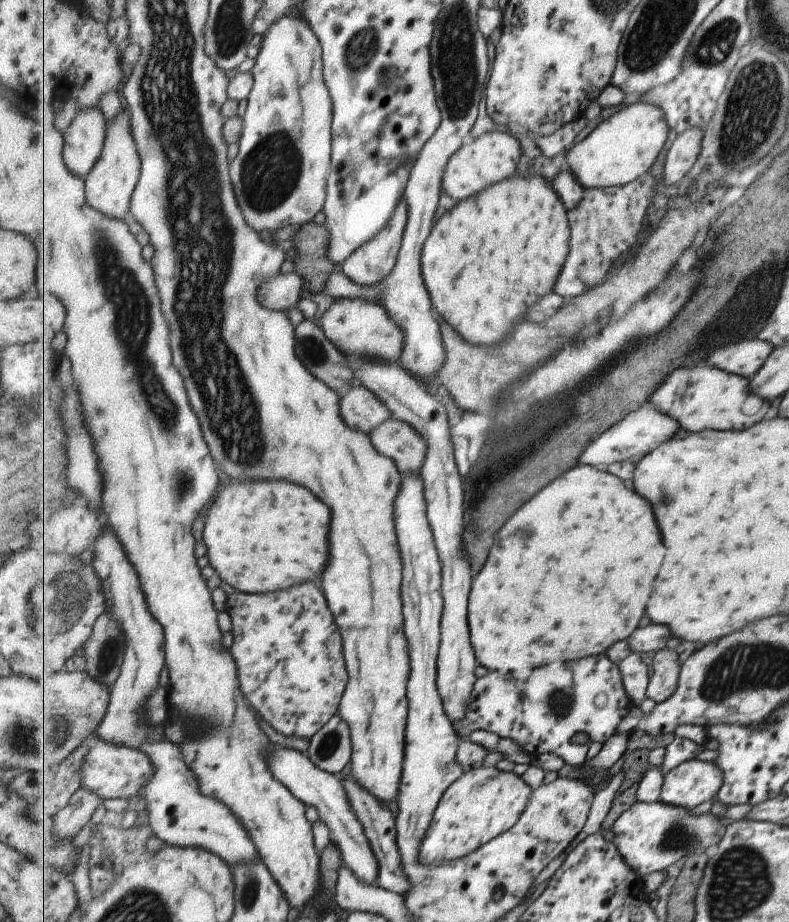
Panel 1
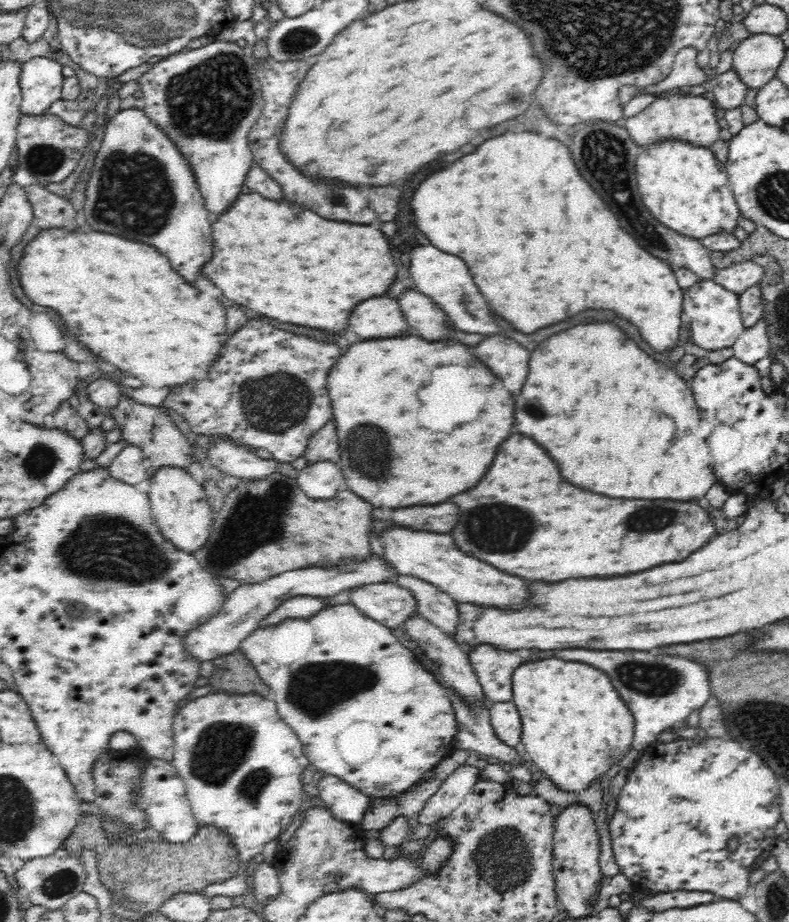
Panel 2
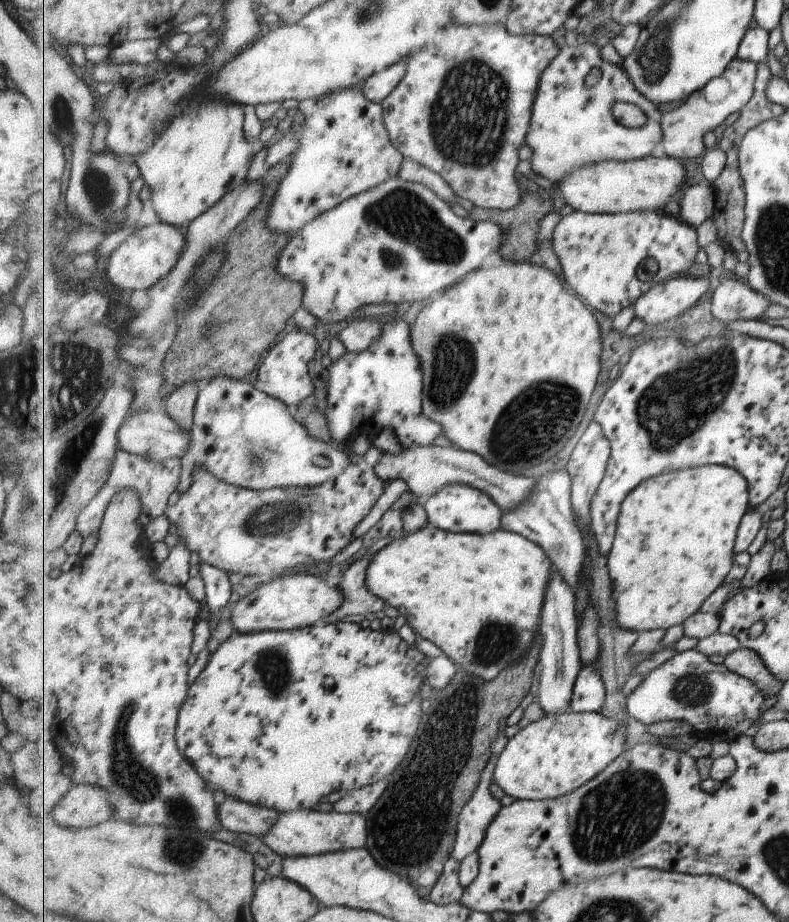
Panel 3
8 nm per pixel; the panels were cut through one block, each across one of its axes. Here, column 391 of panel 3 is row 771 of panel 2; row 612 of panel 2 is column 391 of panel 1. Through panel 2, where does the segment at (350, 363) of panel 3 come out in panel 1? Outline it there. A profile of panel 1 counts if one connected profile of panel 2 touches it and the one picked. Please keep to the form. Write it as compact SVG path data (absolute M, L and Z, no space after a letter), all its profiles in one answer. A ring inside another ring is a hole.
M341 297L330 304L319 319L327 338L347 355L383 359L386 363L400 363L405 348L405 331L379 301Z

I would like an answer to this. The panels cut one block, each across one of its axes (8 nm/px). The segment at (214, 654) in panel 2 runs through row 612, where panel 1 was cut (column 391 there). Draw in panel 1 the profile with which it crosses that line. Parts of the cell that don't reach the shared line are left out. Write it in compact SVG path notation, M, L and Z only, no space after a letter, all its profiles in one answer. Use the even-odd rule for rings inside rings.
M404 196L388 225L375 238L366 242L355 253L351 253L351 256L341 265L344 273L362 285L375 285L387 280L388 276L395 270L397 263L399 263L399 254L404 242L404 232L408 226L408 214L408 202L405 201Z

